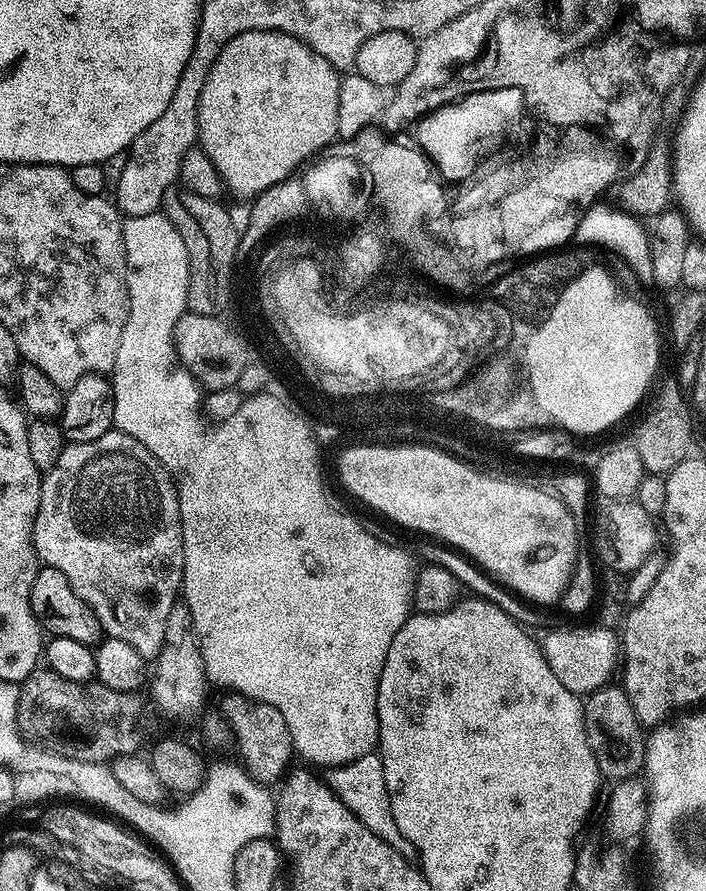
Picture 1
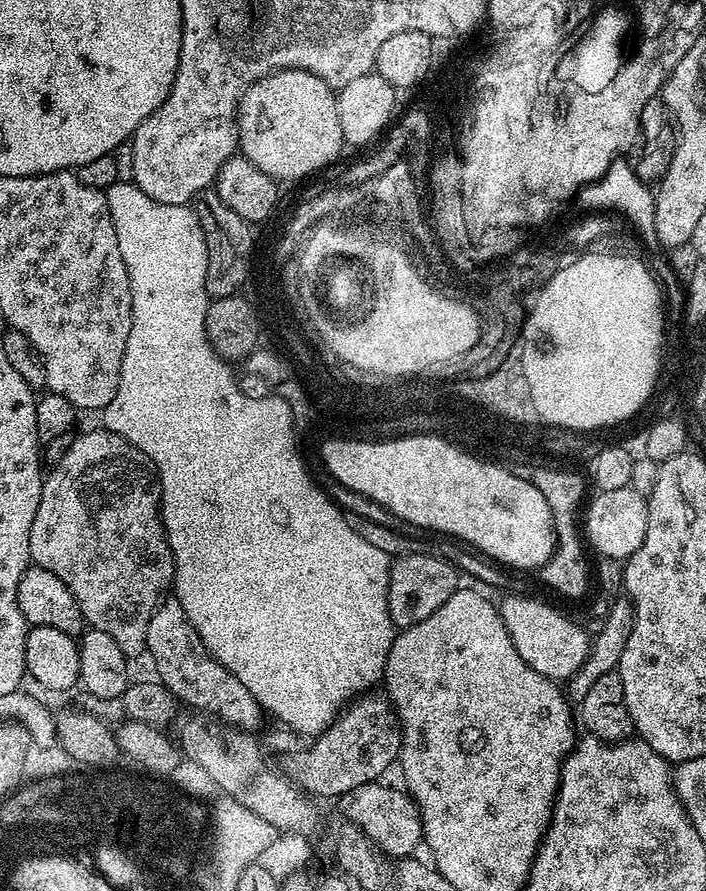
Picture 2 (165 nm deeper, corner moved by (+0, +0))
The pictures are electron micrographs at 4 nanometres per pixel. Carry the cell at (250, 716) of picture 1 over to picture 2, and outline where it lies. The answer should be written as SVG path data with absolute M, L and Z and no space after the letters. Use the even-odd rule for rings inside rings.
M165 598L157 604L150 626L146 626L146 652L149 657L152 655L159 682L171 686L179 692L179 697L190 700L205 714L217 712L216 716L229 726L251 733L255 733L256 727L266 719L266 713L254 694L250 694L250 690L246 690L230 670L223 668L209 654L186 610L182 610L175 598Z

